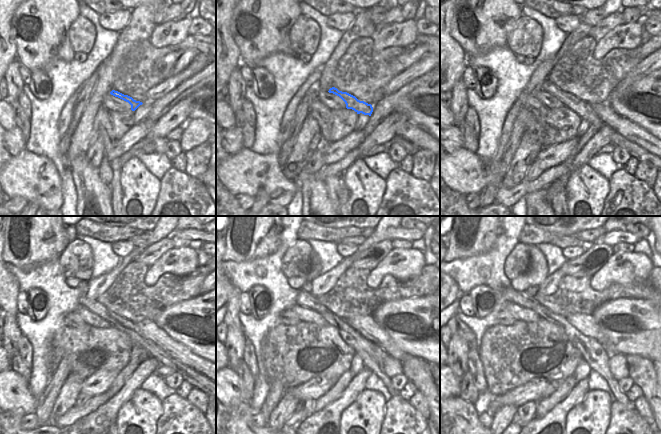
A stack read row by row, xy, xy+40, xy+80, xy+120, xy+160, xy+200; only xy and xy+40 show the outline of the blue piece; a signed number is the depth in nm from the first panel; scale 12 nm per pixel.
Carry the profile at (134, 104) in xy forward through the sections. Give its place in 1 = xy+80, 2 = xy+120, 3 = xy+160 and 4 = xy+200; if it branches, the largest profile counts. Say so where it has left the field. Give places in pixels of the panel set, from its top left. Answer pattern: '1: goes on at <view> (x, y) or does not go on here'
1: goes on at xy+80 (584, 109)
2: goes on at xy+120 (122, 324)
3: goes on at xy+160 (372, 355)
4: goes on at xy+200 (595, 354)

